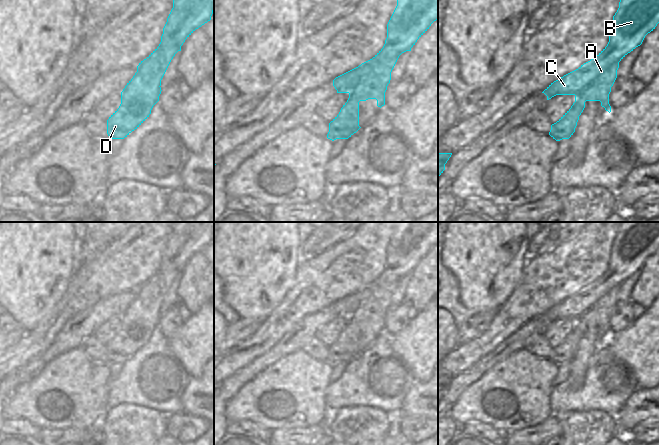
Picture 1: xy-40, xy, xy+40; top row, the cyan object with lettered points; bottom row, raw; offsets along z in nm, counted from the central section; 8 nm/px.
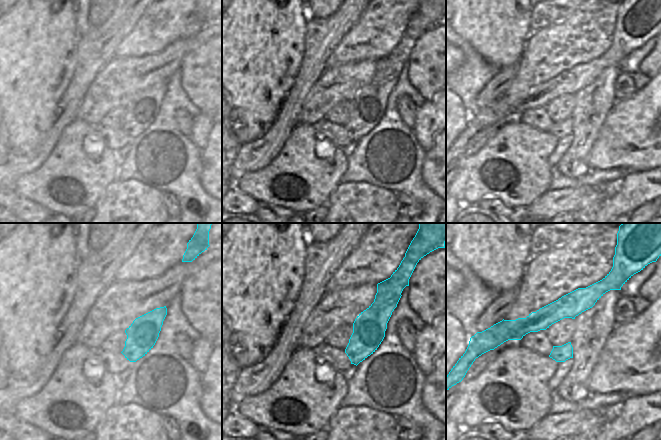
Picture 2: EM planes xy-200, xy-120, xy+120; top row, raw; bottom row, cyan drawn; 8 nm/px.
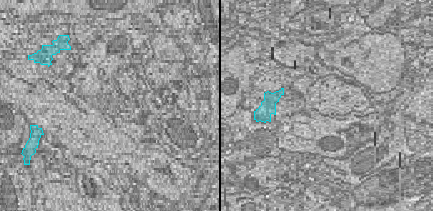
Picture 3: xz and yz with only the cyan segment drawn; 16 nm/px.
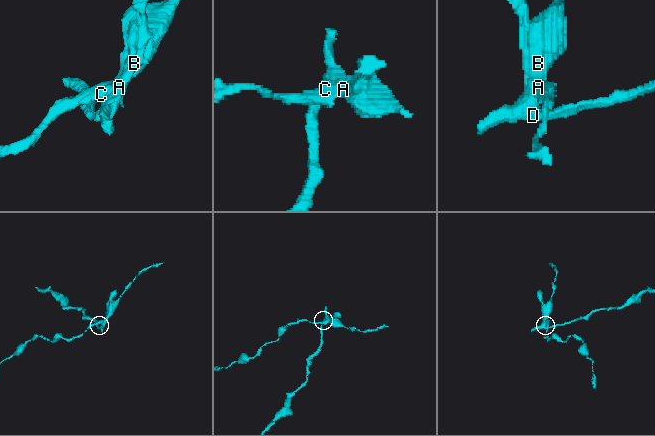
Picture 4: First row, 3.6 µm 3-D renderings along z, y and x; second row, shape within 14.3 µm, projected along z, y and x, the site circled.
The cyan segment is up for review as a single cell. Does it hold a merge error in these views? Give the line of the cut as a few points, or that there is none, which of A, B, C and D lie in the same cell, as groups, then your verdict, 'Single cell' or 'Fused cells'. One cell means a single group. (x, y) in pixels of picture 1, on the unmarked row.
Split along xy (386, 310), (375, 307), (371, 301), (364, 301), (349, 317). Groups: A B C / D. Fused cells.

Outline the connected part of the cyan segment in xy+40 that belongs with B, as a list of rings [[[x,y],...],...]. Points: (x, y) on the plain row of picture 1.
[[[621,222],[619,232],[613,240],[611,248],[611,258],[607,270],[593,283],[581,289],[578,293],[564,299],[560,303],[551,307],[542,317],[547,320],[547,324],[556,319],[578,319],[584,313],[589,311],[594,305],[595,310],[600,307],[606,307],[608,311],[612,311],[616,302],[619,286],[636,271],[640,270],[645,260],[653,255],[659,247],[659,222]]]

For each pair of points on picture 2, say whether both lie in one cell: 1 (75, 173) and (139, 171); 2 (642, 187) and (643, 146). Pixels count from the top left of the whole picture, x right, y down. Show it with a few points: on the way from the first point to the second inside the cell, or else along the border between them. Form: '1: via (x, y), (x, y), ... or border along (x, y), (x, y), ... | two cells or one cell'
1: border along (120, 165), (116, 179) | two cells
2: border along (650, 169), (632, 173) | two cells

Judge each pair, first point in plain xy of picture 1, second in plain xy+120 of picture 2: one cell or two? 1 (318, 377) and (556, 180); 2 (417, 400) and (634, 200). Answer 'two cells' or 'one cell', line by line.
1: two cells
2: one cell

